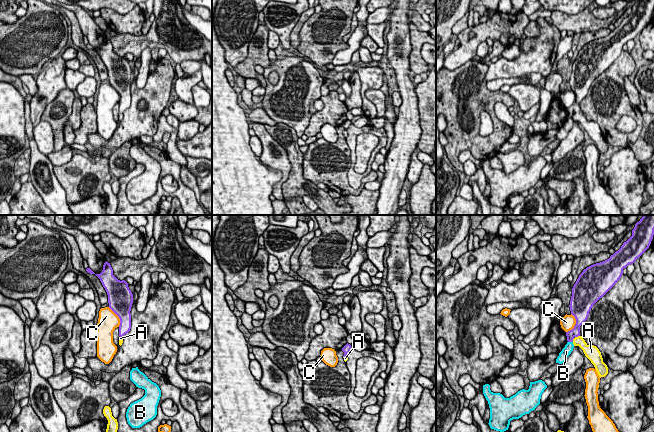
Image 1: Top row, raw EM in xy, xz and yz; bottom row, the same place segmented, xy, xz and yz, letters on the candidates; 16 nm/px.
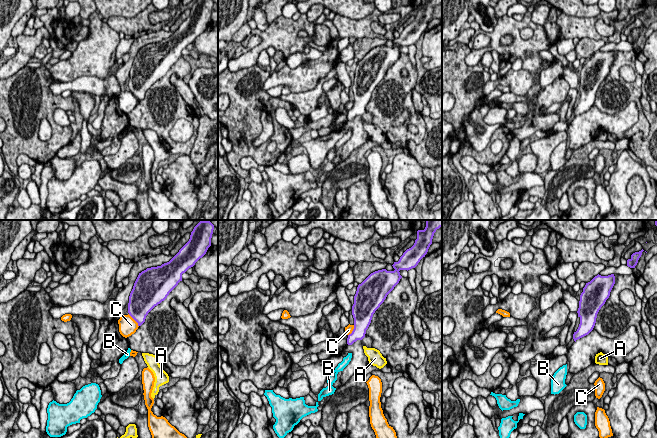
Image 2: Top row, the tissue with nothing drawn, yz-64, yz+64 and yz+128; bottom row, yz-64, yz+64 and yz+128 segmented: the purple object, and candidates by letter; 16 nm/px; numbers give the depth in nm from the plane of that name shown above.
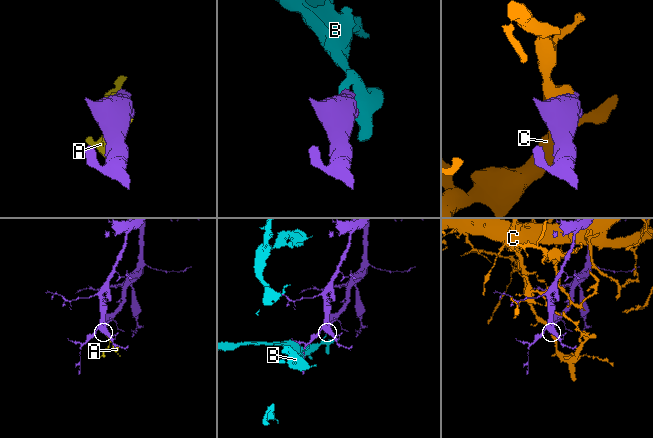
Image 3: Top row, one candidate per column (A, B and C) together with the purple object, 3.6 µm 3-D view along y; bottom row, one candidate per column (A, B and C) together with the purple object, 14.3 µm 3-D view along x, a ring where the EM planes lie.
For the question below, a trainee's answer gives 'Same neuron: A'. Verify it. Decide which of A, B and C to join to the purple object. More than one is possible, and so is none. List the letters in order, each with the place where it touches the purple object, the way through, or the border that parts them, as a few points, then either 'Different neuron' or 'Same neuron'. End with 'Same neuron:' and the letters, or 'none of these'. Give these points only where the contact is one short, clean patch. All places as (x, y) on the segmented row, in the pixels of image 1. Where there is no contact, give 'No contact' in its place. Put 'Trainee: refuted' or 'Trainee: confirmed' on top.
Trainee: confirmed
A: Touches purple at yz (575, 336). Path across: yz (575, 332), (575, 336), (577, 341). Same neuron
B: Touches purple at yz (570, 341). Boundary: yz (568, 341), (572, 342). Different neuron
C: Touches purple at yz (575, 324). Boundary: yz (571, 313), (575, 319), (575, 325), (566, 332). Different neuron
Same neuron: A

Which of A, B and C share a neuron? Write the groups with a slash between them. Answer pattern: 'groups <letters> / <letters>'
groups A / B / C

